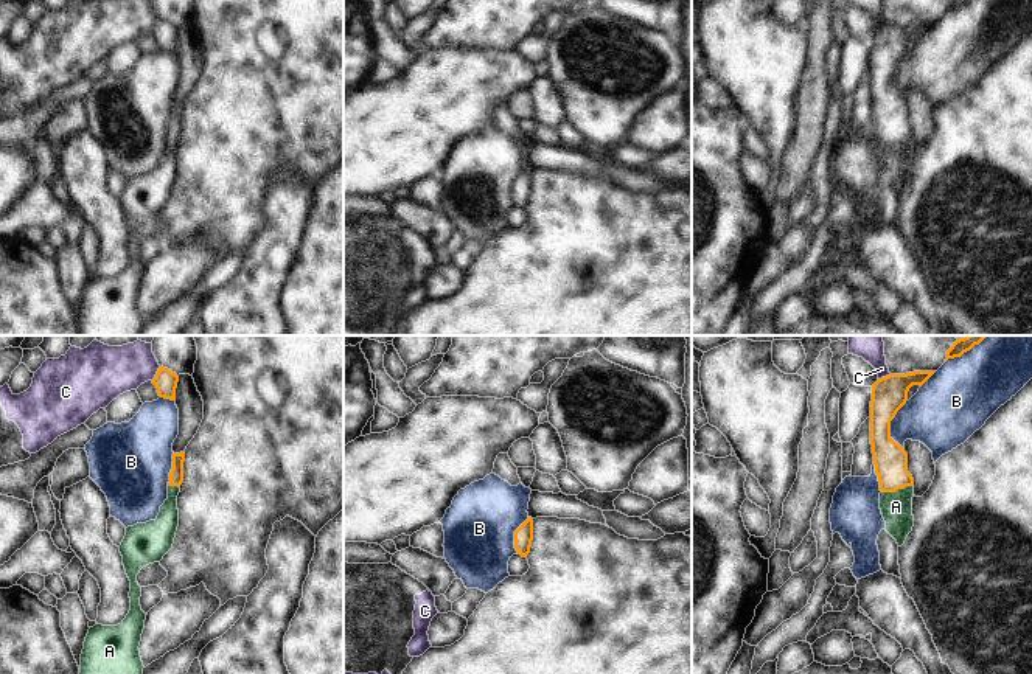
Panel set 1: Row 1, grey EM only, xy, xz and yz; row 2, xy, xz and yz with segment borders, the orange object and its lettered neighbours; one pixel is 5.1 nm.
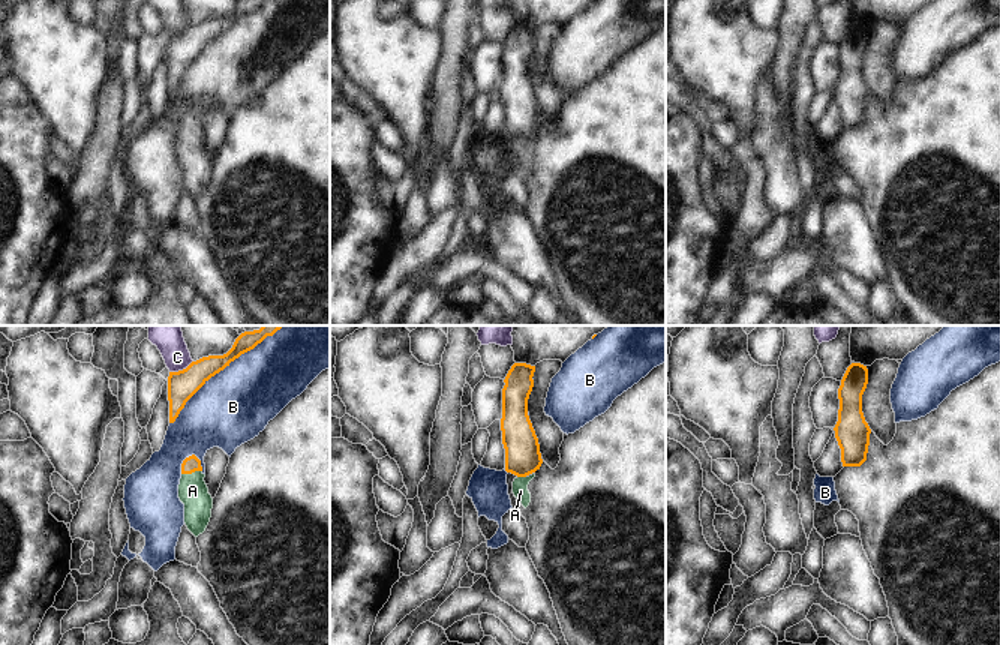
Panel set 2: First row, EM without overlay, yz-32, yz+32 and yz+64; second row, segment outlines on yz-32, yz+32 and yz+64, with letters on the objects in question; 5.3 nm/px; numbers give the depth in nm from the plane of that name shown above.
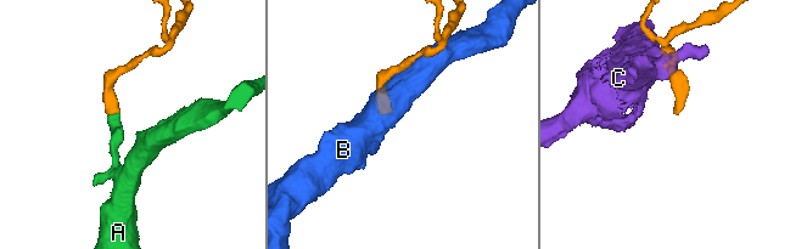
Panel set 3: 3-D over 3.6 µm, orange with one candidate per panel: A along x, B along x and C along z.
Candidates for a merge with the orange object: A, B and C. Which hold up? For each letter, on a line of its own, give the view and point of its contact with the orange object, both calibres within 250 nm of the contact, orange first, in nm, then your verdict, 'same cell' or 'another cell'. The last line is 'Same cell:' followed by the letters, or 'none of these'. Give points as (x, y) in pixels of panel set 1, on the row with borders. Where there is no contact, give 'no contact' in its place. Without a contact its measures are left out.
A: yz (896, 489) | 180/160 nm | same cell
B: yz (889, 424) | 180/320 nm | another cell
C: xy (157, 373) | 120/260 nm | another cell
Same cell: A

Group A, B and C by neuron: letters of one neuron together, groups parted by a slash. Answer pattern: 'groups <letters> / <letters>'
groups A / B / C

